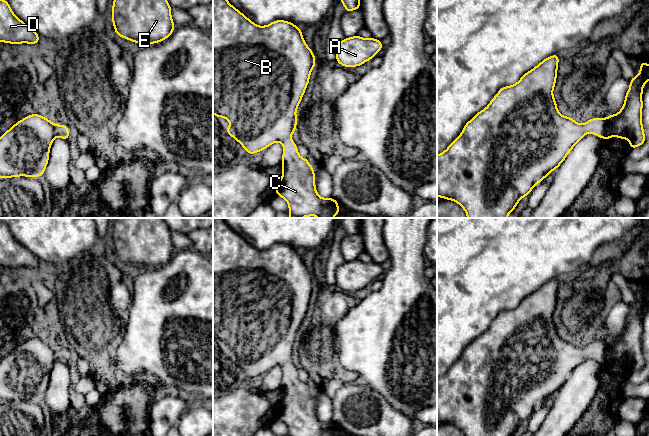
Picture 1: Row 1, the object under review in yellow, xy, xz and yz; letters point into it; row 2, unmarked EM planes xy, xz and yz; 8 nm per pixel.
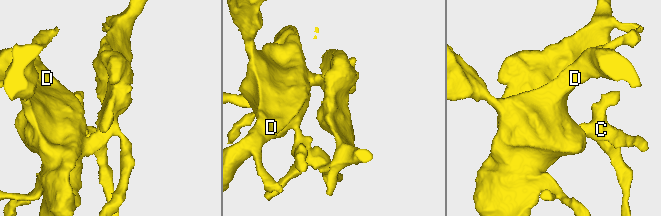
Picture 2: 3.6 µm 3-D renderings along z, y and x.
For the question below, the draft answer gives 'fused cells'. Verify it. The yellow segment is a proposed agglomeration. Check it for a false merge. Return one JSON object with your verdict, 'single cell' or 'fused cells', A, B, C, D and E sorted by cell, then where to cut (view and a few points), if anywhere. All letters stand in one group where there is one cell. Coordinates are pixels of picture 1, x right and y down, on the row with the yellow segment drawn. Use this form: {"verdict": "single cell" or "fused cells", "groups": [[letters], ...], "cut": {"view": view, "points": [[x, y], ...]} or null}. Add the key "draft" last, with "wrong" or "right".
{"verdict": "single cell", "groups": [["A", "B", "C", "D", "E"]], "cut": null, "draft": "wrong"}

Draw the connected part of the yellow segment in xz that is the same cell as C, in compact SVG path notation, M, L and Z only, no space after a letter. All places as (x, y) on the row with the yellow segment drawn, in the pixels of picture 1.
M213 0L213 114L227 119L231 126L225 131L238 141L248 154L263 151L275 142L283 144L283 174L275 186L276 195L289 204L290 218L317 216L334 218L341 213L338 201L322 198L315 186L315 172L307 158L298 154L297 145L291 139L296 130L296 110L310 80L310 73L316 66L313 51L307 46L301 29L292 22L276 20L267 26L258 26L232 6L228 0Z

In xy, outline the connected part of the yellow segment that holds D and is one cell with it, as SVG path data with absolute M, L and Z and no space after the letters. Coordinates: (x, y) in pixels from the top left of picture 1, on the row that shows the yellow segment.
M0 0L0 42L37 44L39 35L21 21L6 0Z

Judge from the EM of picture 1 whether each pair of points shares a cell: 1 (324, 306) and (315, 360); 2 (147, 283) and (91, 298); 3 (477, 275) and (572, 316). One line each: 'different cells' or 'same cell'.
1: same cell
2: different cells
3: different cells

